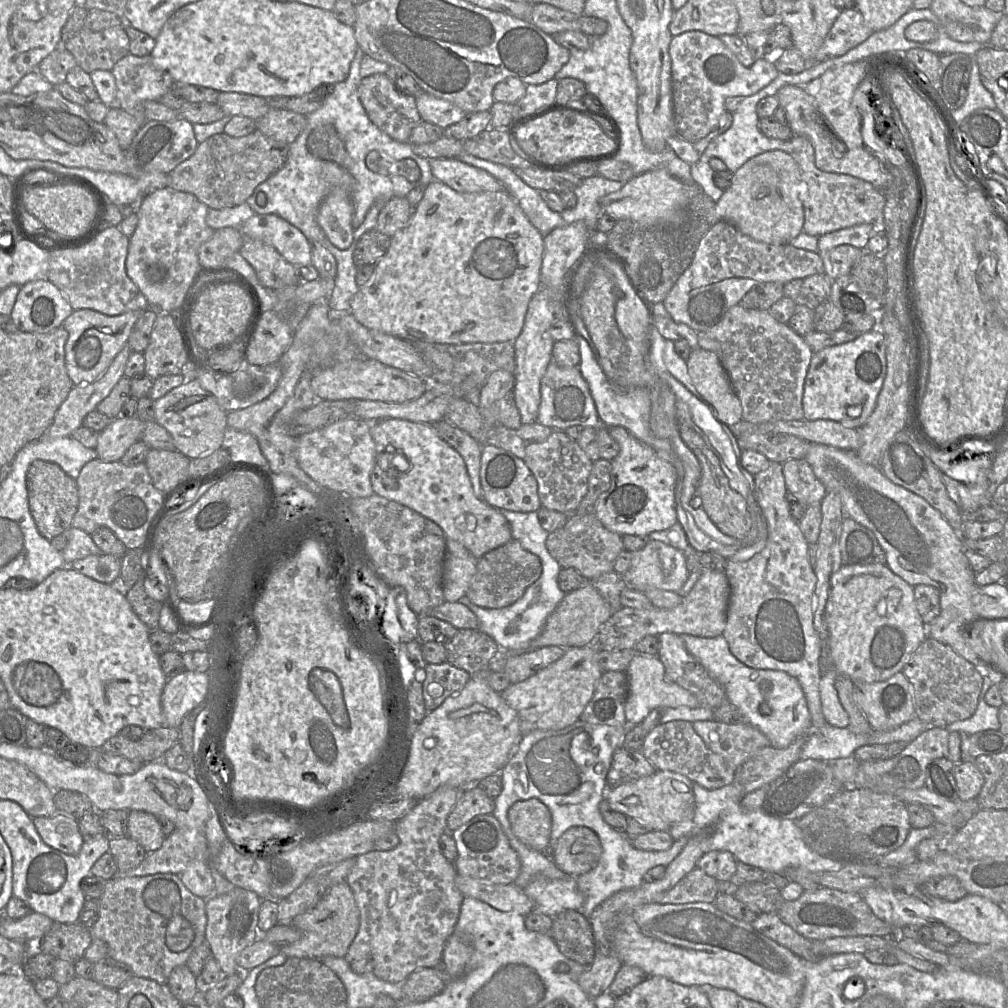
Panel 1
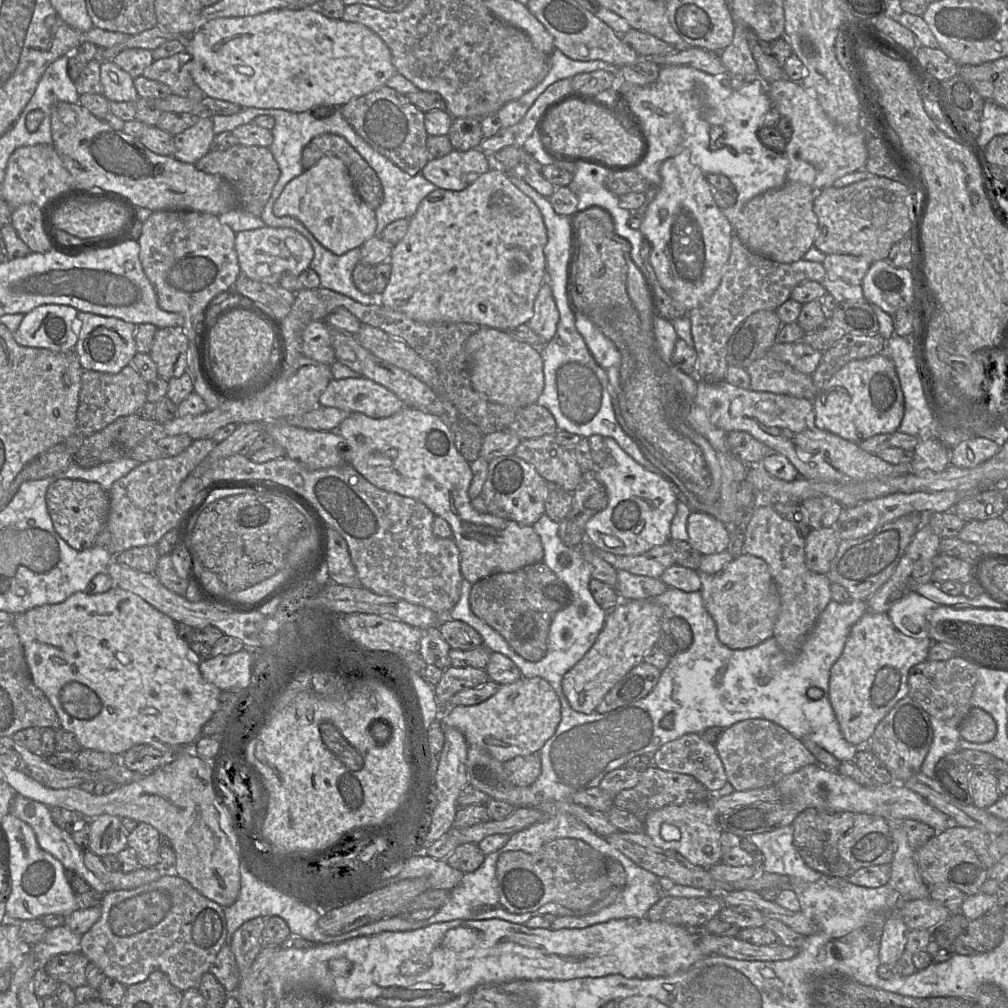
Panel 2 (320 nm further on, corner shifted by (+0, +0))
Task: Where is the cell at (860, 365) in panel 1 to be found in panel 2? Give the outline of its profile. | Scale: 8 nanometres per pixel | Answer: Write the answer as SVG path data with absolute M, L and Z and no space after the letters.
M885 354L853 360L842 367L812 400L815 425L860 444L879 434L898 430L904 416L904 396L893 361Z

